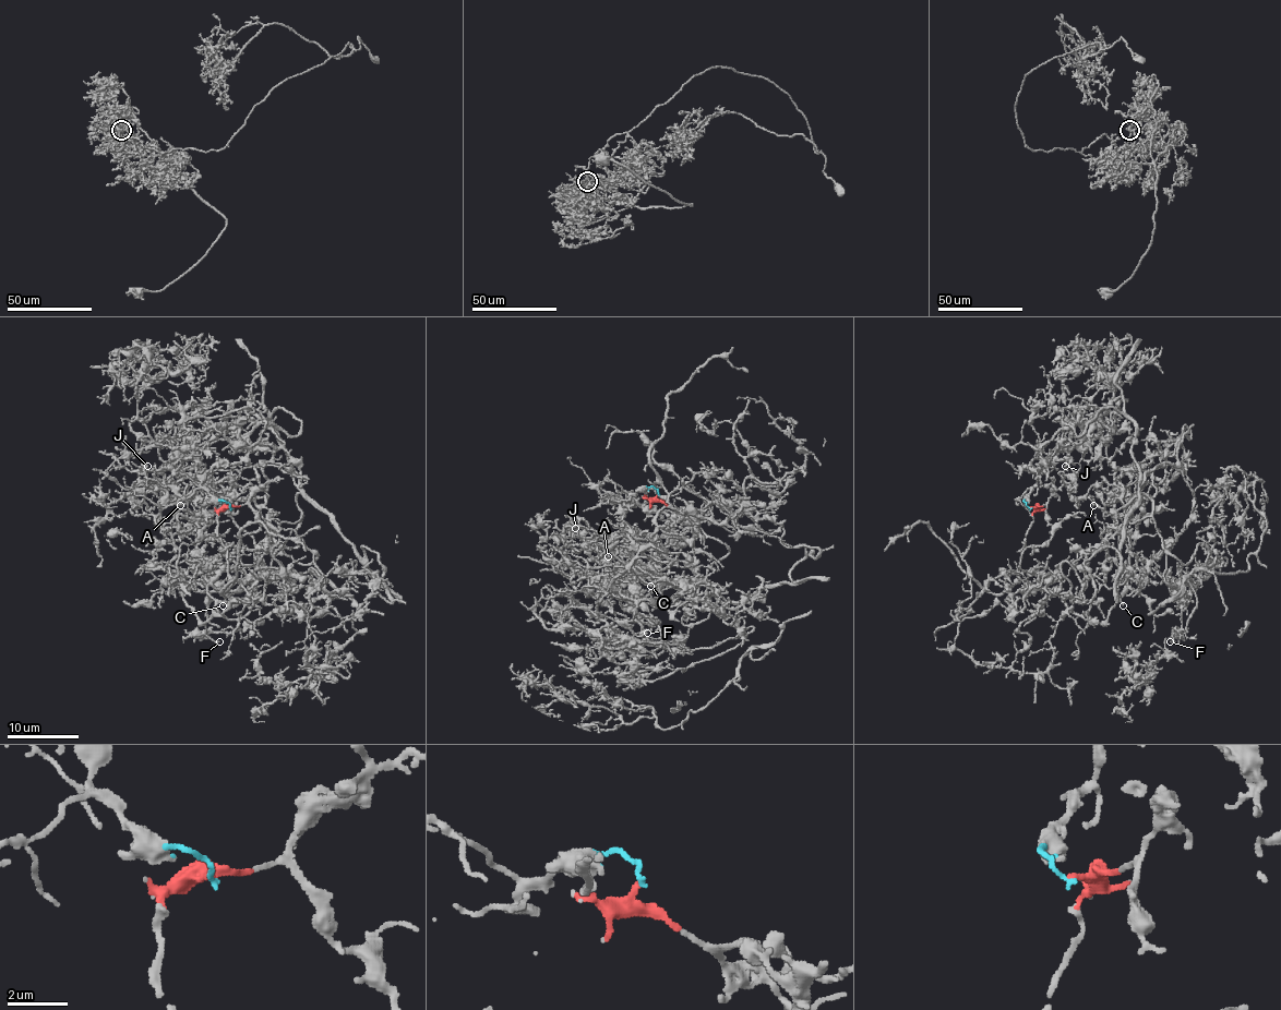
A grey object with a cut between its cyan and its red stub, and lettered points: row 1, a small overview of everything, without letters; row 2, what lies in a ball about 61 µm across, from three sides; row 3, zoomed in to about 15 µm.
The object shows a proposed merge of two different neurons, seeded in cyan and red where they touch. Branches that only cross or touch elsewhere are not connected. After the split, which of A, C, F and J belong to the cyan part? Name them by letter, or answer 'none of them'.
A, F, J

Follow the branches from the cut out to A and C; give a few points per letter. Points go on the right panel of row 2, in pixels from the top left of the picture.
A: (1030, 507), (1024, 499), (1050, 460), (1057, 469), (1072, 477), (1069, 493), (1075, 499), (1086, 496), (1093, 505)
C: (1030, 507), (1036, 508), (1025, 536), (1021, 579), (1055, 593), (1080, 615), (1102, 585), (1115, 591), (1122, 605)

